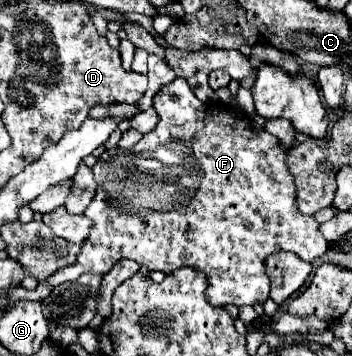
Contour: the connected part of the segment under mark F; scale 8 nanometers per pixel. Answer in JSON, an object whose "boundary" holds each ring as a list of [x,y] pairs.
{"boundary":[[[176,78],[154,98],[154,110],[160,118],[154,132],[144,134],[134,148],[106,150],[98,158],[92,168],[98,190],[84,212],[94,220],[90,238],[74,266],[60,268],[46,282],[58,286],[80,274],[106,274],[116,262],[128,258],[164,274],[182,266],[200,268],[210,280],[206,296],[212,306],[254,306],[264,304],[270,292],[264,272],[264,260],[270,254],[290,250],[302,260],[314,262],[328,250],[318,222],[312,216],[302,216],[296,208],[296,186],[286,168],[286,148],[274,134],[256,130],[252,120],[230,104],[200,102],[184,78]]]}

